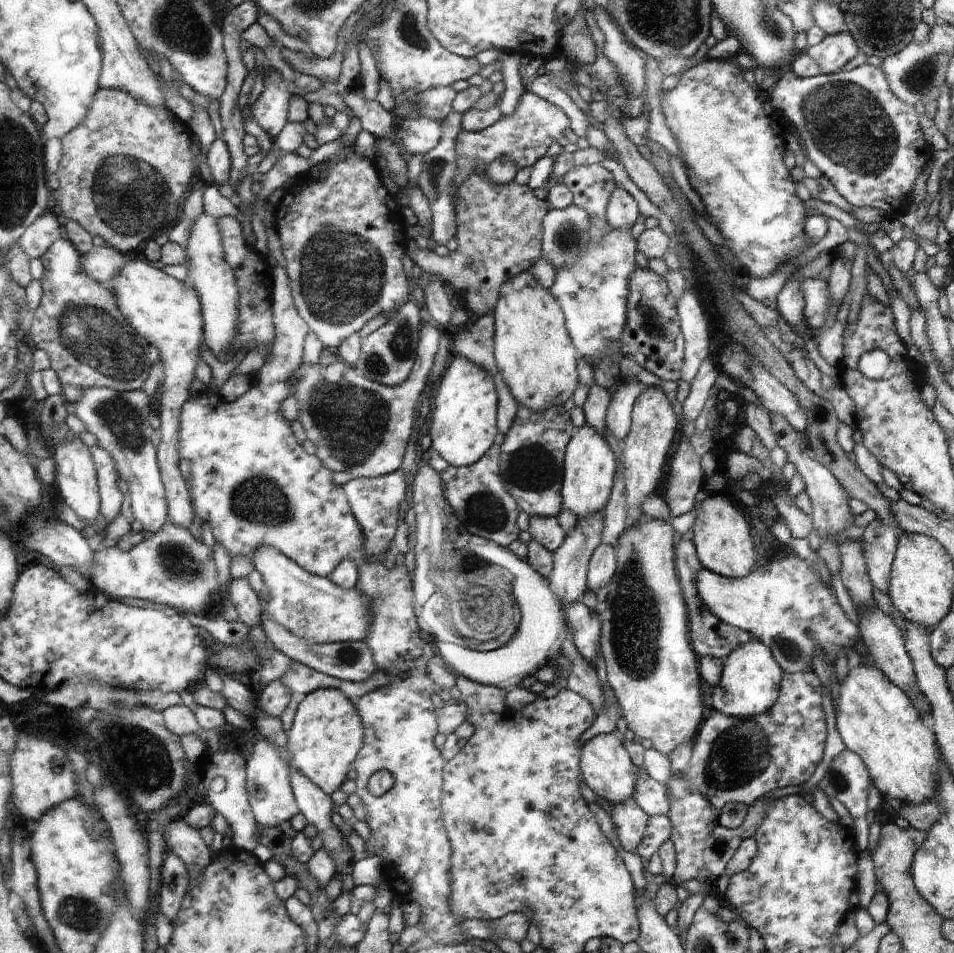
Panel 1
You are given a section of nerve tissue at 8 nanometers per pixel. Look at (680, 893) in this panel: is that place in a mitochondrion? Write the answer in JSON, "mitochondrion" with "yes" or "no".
{"mitochondrion":"no"}

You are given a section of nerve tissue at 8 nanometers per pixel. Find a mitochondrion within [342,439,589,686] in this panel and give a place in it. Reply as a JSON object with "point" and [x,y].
{"point":[486,510]}

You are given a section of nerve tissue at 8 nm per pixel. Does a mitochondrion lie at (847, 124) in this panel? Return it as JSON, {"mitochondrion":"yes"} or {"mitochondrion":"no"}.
{"mitochondrion":"yes"}

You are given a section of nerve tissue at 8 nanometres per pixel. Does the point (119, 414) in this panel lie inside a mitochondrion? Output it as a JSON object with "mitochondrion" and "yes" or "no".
{"mitochondrion":"yes"}

